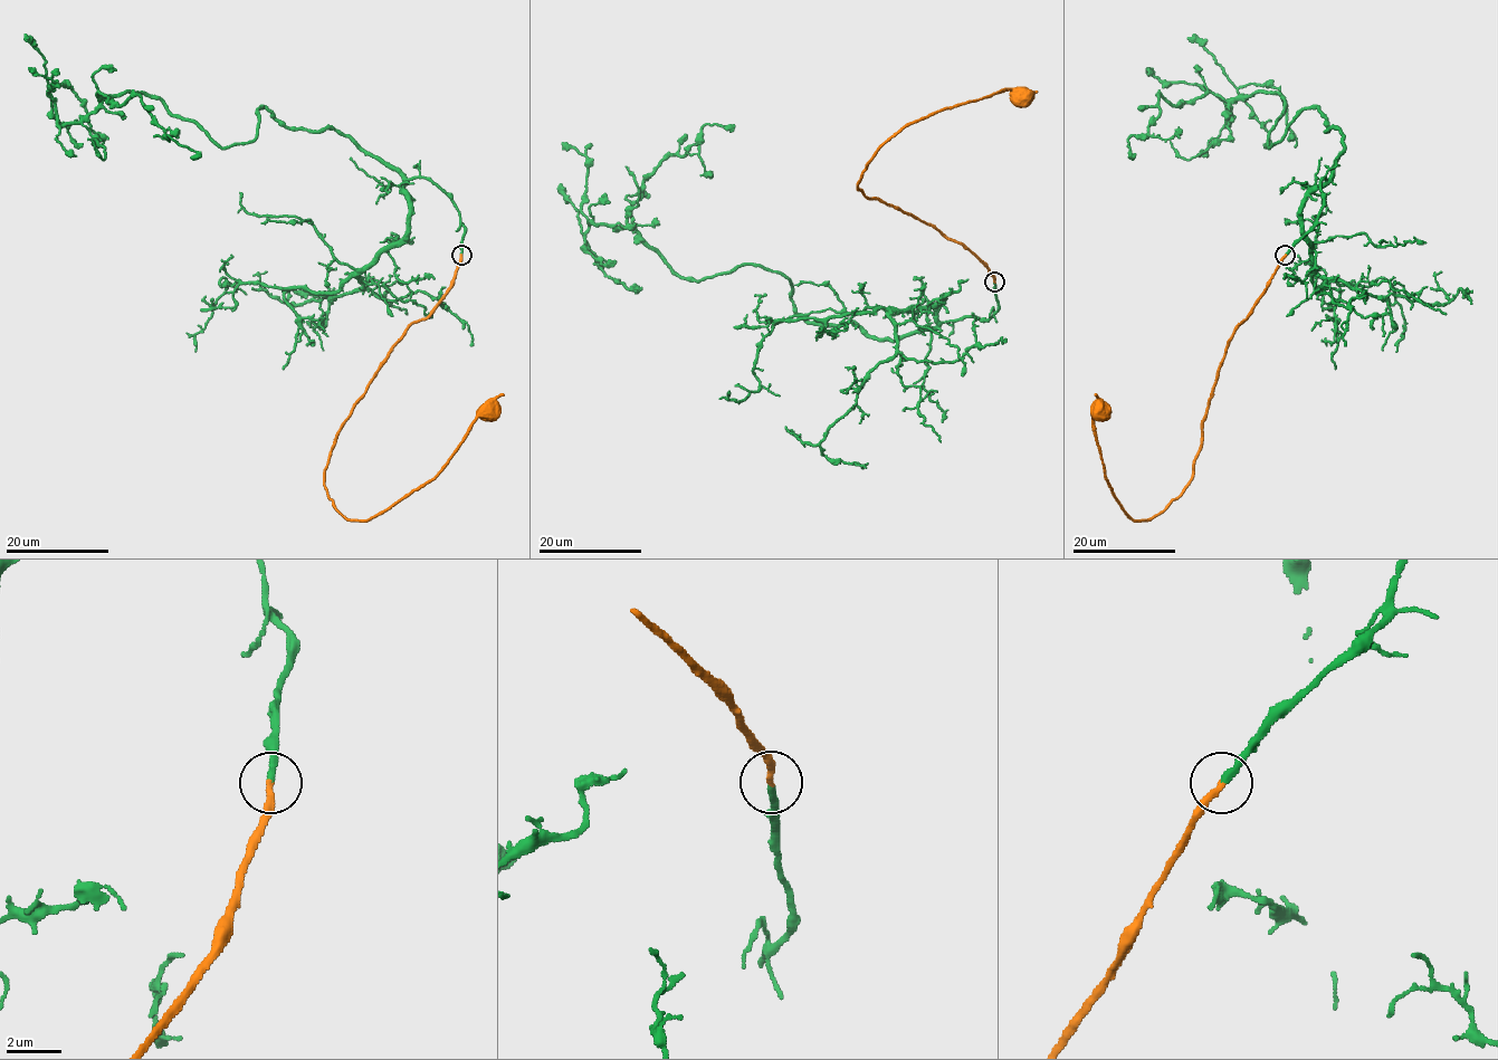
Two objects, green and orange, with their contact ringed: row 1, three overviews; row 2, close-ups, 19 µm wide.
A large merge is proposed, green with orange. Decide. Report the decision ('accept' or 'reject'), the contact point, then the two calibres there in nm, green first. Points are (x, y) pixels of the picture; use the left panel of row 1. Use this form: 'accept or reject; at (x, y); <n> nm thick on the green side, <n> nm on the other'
accept; at (461, 255); 240 nm thick on the green side, 240 nm on the other

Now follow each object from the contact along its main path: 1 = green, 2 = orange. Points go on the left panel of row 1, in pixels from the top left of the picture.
1: (460, 255), (430, 180), (264, 107), (220, 146), (143, 93), (59, 125), (54, 84), (102, 146)
2: (460, 255), (337, 436), (332, 505), (347, 519), (388, 511), (486, 411)

